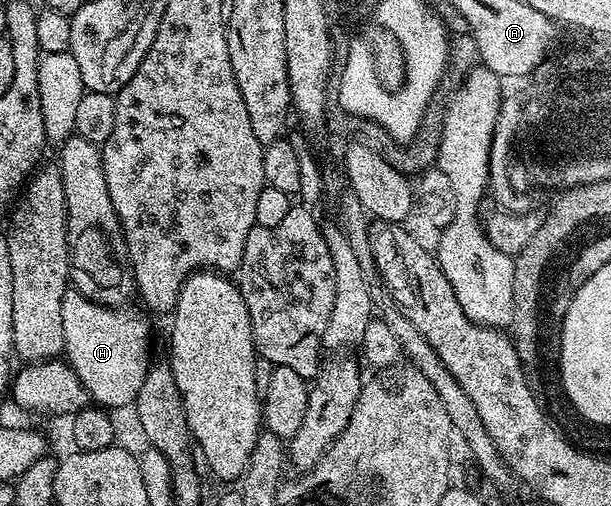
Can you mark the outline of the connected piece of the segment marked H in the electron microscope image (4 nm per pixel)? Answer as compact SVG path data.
M72 288L62 298L61 316L66 361L80 378L90 399L109 410L130 407L151 365L148 324L129 308L101 306L87 301Z

